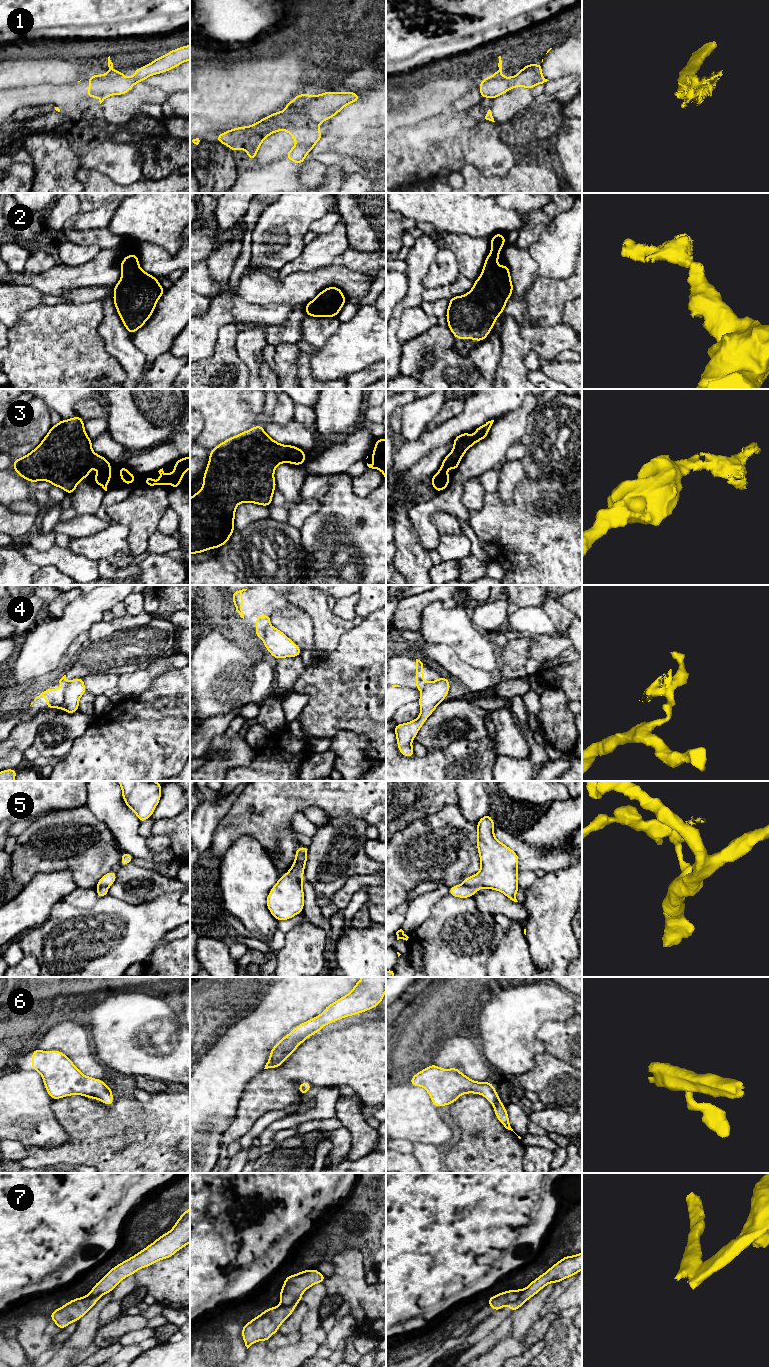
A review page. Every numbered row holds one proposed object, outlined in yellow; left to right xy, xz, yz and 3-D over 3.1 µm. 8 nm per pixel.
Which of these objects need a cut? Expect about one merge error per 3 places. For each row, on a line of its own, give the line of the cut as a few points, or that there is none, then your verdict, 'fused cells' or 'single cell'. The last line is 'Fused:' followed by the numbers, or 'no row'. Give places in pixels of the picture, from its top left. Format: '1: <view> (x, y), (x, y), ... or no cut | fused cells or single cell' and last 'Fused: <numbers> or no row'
1: no cut | single cell
2: no cut | single cell
3: no cut | single cell
4: xy (69, 682), (65, 690), (65, 701), (61, 708) | fused cells
5: xz (306, 854), (299, 864), (293, 863) | fused cells
6: no cut | single cell
7: yz (523, 1289), (520, 1295), (509, 1303) | fused cells
Fused: 4, 5, 7

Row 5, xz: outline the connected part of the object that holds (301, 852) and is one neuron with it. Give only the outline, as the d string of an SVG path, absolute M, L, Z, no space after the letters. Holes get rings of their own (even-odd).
M303 846L297 847L295 859L293 863L300 865L302 863L303 858L307 855L308 851L309 851L309 847L303 847Z

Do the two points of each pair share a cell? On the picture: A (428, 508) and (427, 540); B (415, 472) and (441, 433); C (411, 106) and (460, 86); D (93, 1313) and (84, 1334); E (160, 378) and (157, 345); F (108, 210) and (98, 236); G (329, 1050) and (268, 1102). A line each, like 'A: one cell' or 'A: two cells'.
A: one cell
B: two cells
C: one cell
D: one cell
E: two cells
F: two cells
G: one cell

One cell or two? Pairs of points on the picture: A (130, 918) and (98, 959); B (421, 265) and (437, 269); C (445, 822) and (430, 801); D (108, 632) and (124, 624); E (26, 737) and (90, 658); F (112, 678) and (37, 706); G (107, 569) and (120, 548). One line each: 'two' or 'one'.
A: one
B: two
C: two
D: one
E: two
F: two
G: two

